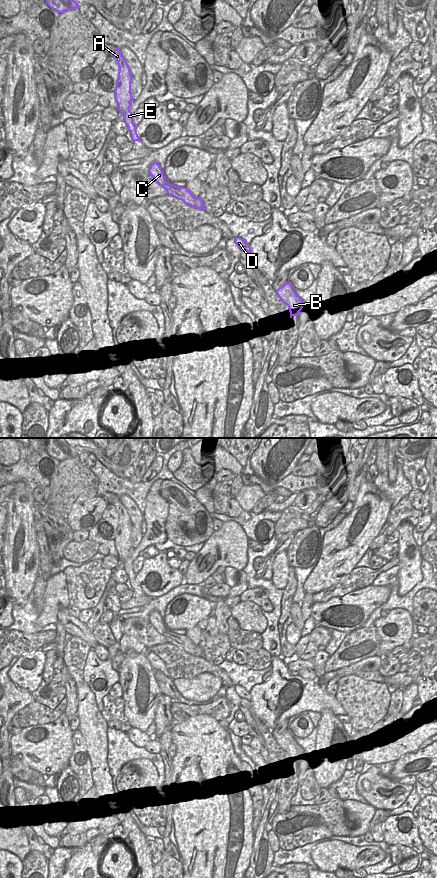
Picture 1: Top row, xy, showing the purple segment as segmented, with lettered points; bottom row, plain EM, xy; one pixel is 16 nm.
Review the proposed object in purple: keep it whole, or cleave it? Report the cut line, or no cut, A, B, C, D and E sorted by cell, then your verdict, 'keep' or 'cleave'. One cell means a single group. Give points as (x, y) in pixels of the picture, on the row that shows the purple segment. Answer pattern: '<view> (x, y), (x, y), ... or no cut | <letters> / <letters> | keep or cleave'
no cut | A B C D E | keep

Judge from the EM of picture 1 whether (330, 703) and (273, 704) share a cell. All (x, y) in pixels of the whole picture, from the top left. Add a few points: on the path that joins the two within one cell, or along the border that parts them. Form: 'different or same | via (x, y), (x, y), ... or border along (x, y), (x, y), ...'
same | via (315, 702), (298, 702), (284, 711)

